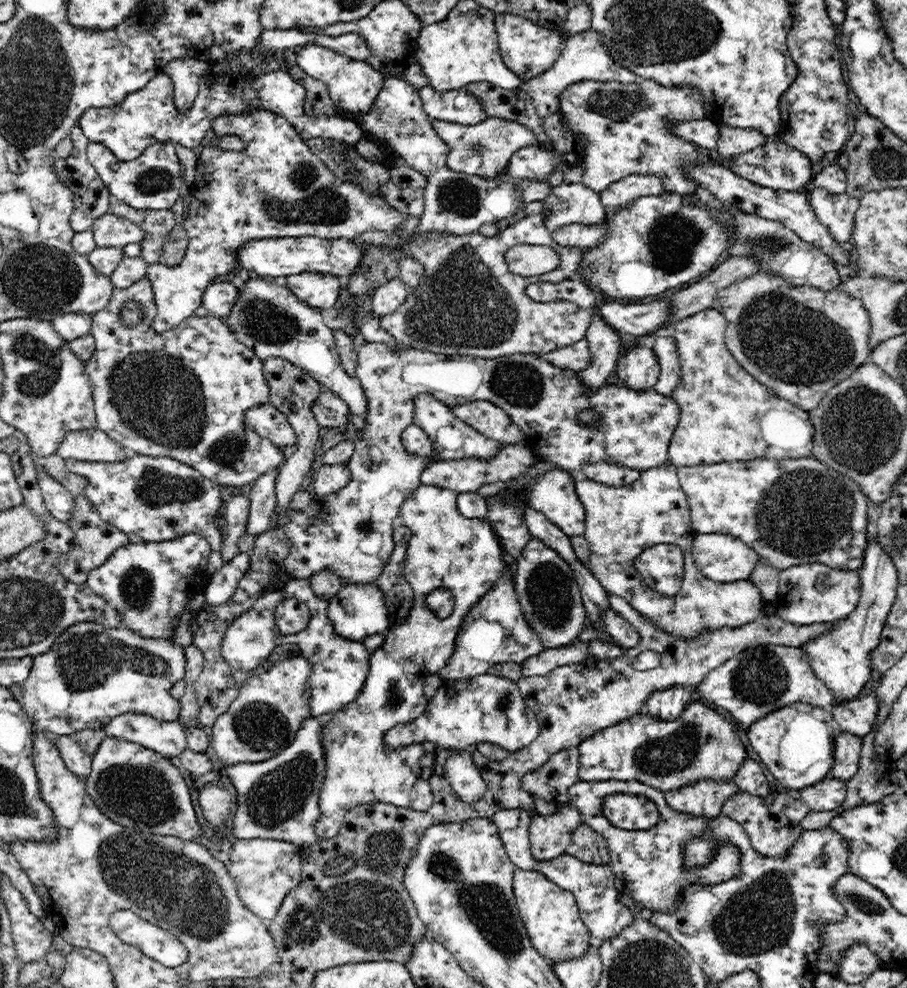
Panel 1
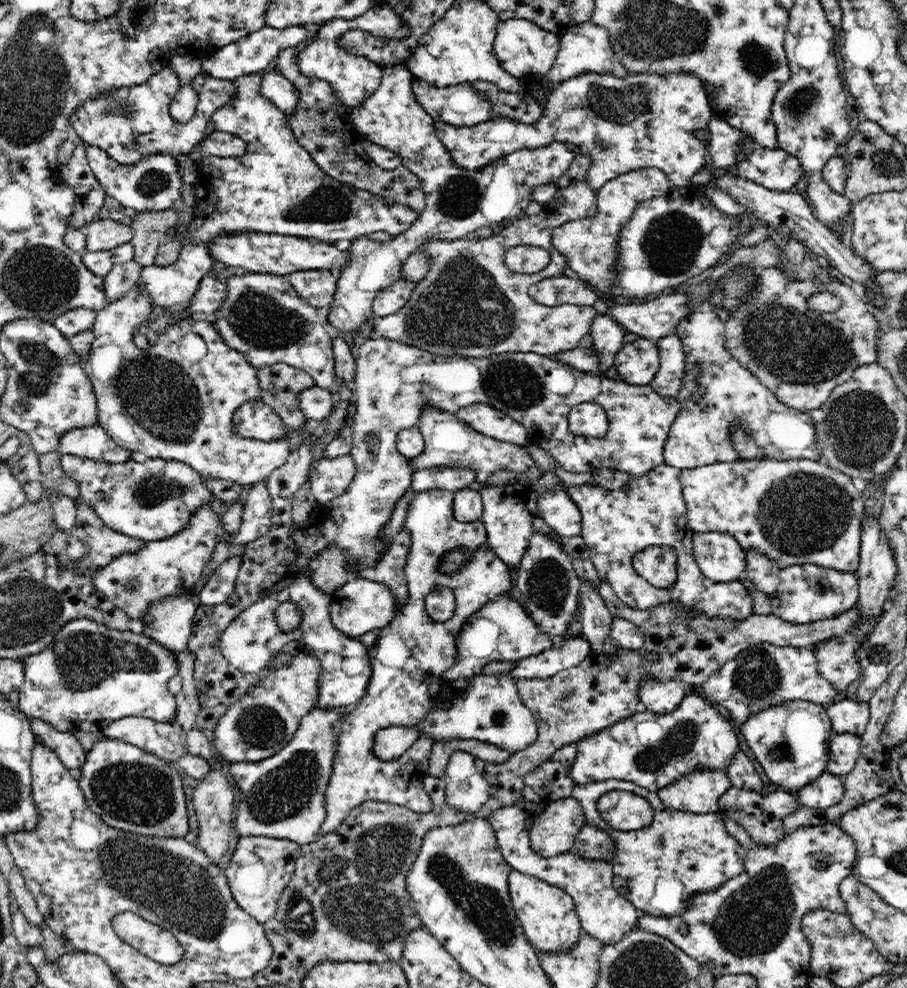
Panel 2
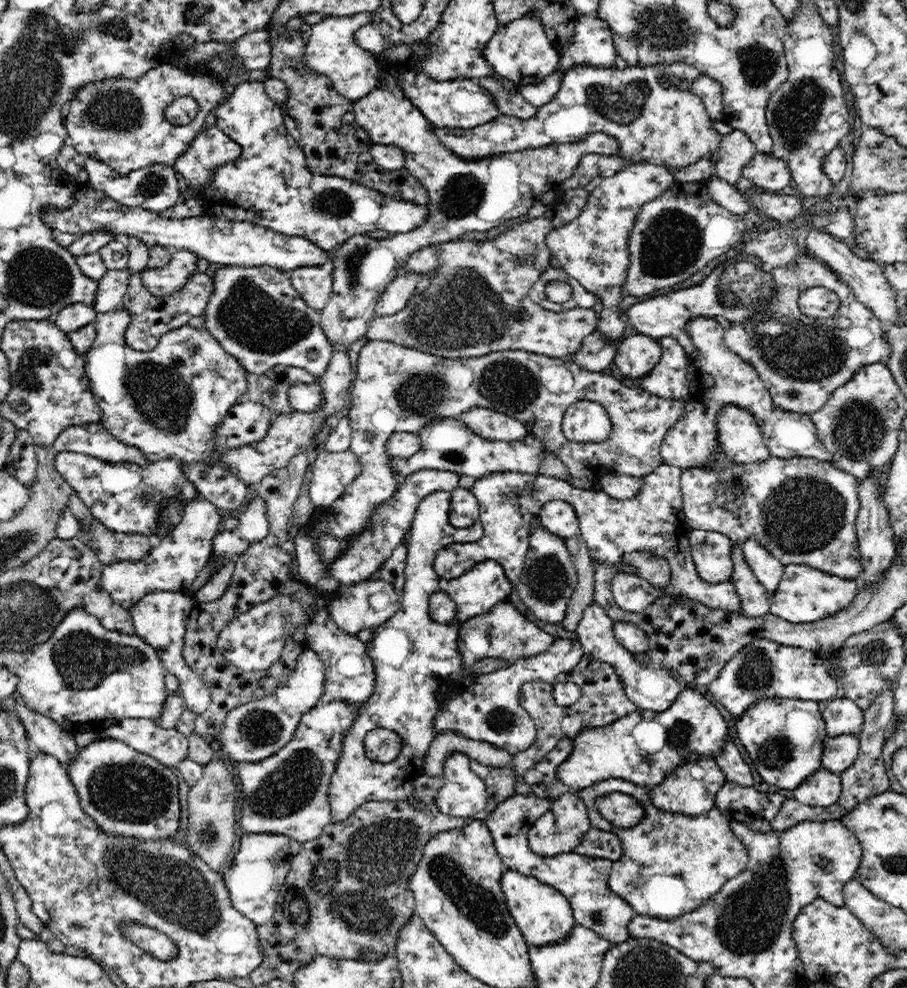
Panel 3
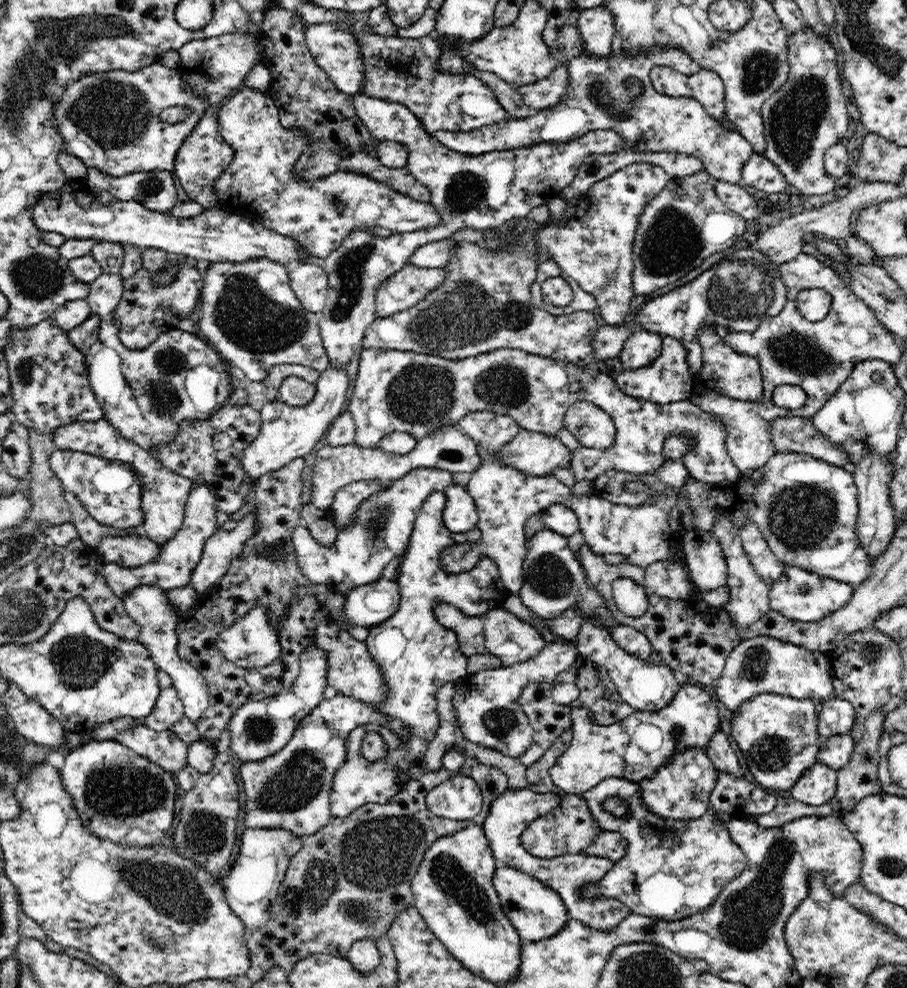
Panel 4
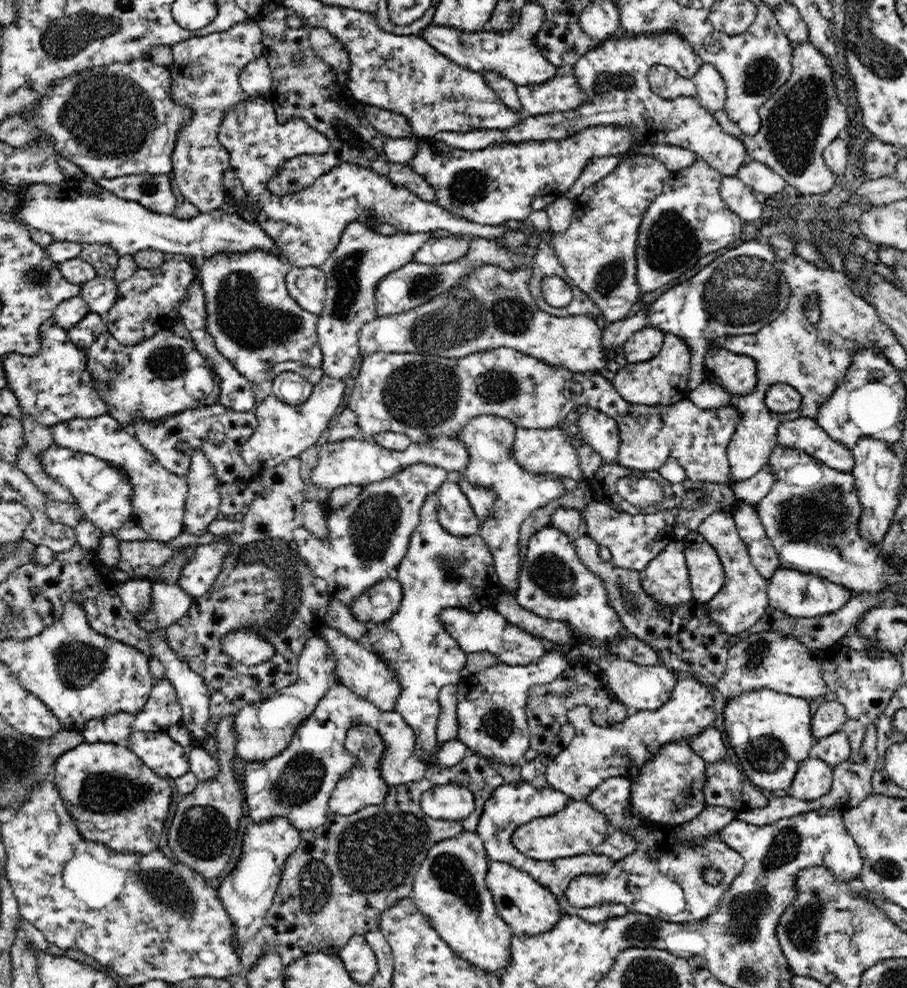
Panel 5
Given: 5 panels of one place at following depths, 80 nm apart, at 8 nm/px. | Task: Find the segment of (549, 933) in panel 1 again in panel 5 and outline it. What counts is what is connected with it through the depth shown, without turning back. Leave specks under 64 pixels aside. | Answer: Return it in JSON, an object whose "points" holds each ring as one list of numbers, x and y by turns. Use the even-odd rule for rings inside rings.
{"points":[[491,861,486,883,495,898,499,915,514,935,542,935,552,930,562,918,559,898,539,881,532,879,532,876,510,864]]}

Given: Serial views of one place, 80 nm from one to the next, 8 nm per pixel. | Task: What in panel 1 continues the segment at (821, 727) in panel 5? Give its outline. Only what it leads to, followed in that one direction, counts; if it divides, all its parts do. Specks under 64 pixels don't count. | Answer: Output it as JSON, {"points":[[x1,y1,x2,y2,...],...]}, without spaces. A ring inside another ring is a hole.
{"points":[[865,695,854,702,835,706,831,710,833,719,840,726,841,732,848,732,863,737,874,730,878,724,880,714,880,700,878,696]]}

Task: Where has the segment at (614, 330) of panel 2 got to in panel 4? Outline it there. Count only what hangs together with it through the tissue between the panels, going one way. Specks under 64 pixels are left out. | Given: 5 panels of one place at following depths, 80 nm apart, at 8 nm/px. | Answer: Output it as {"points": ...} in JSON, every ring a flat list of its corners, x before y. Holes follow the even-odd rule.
{"points":[[633,162,610,176,590,185,590,188,582,195,588,200,588,211,582,216,570,218,566,226,556,227,554,224,548,225,540,231,540,242,548,248,551,257,558,263,558,266,569,278,576,281,584,292,591,293,597,300,600,307,600,314,607,325,621,327,630,319,630,302,634,298,632,291,632,270,634,259,632,244,638,228,638,220,641,212,660,191,667,186,667,182,672,180,666,170,660,165,649,162]]}

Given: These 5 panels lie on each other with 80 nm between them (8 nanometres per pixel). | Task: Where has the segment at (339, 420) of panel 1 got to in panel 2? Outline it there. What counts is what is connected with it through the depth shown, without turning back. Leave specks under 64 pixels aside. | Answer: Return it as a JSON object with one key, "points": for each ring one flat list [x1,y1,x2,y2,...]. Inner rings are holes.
{"points":[[312,386,312,388,306,388,298,394,298,406,300,411,315,421,328,421,328,416,331,416,341,403,338,403,334,396,324,388,318,386]]}

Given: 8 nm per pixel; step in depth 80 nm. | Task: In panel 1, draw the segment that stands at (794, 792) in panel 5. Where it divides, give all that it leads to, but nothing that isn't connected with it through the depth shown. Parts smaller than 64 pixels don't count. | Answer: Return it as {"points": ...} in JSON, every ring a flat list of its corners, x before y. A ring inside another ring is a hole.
{"points":[[828,776,823,781,799,791,801,801,810,811,826,812,836,810,844,802,847,786,844,781]]}

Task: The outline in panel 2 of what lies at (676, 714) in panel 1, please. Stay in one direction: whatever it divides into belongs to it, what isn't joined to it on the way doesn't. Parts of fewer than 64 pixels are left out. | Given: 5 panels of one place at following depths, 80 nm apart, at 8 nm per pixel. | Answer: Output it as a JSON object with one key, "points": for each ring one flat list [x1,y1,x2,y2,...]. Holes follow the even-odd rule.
{"points":[[650,679,641,682,637,694,642,709,663,715,679,706,686,696,686,690,676,681]]}

